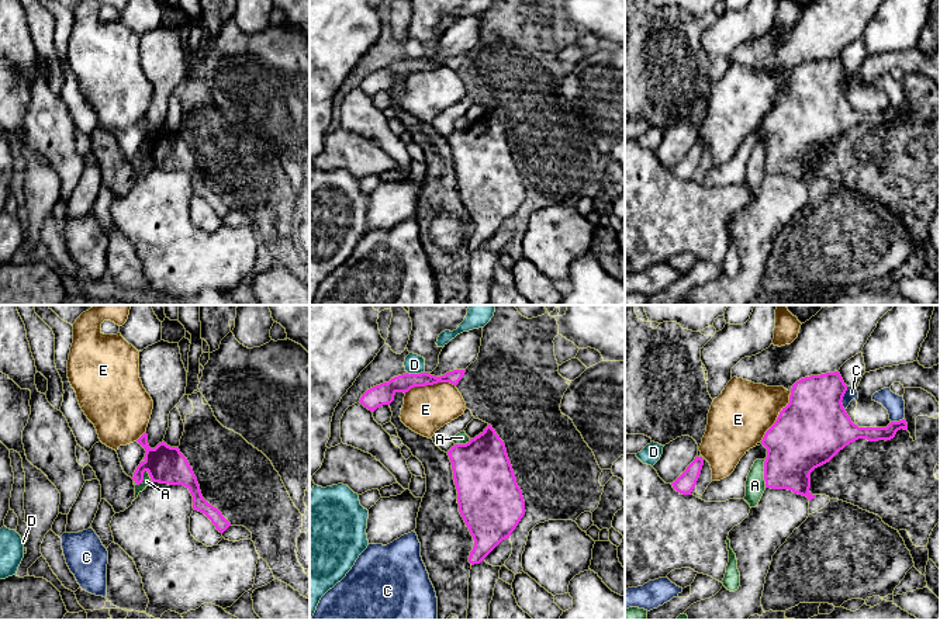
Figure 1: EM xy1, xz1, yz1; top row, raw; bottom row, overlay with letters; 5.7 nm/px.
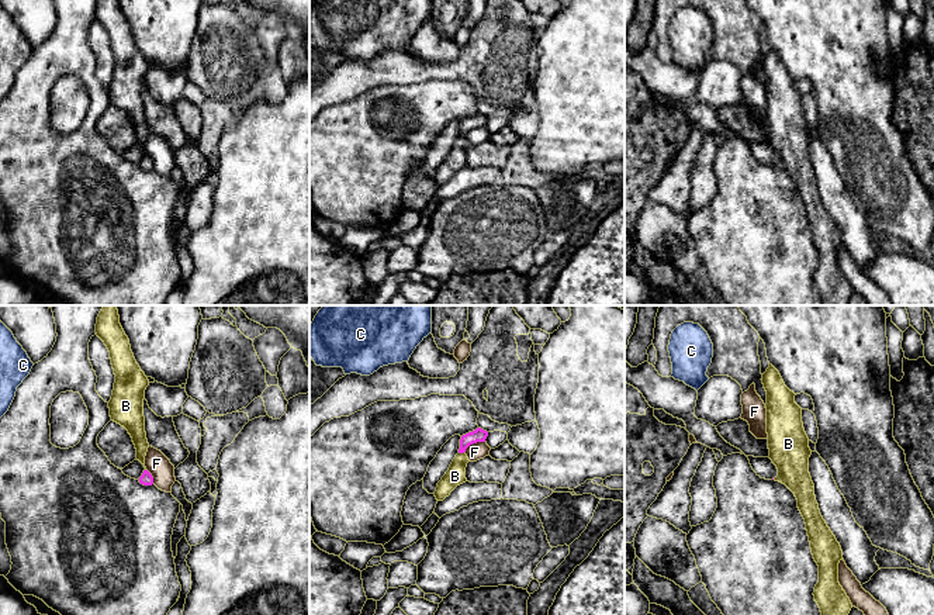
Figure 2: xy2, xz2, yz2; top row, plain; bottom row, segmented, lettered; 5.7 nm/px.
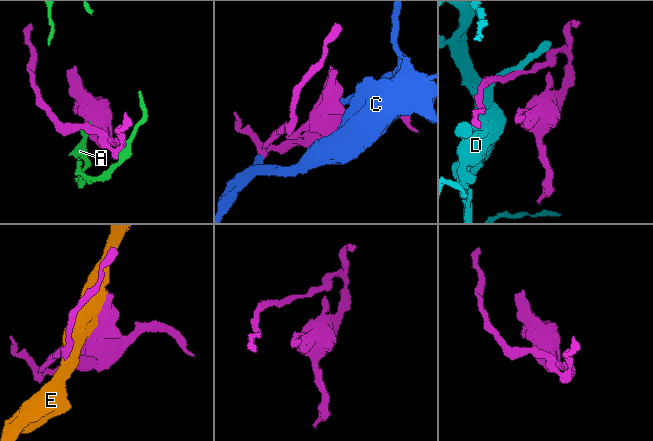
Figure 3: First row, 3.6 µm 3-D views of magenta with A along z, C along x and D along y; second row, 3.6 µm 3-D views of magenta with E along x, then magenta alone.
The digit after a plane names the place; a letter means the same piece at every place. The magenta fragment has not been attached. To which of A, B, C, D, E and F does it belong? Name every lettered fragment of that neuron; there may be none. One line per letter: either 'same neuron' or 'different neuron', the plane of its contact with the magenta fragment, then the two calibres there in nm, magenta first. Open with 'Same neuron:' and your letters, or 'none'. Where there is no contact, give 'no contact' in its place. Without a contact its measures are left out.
Same neuron: B
A: different neuron; contact in xy1; calibres 220 and 50 nm
B: same neuron; contact in xz2; calibres 80 and 110 nm
C: different neuron; contact in yz1; calibres 400 and 70 nm
D: different neuron; contact in xz1; calibres 120 and 110 nm
E: different neuron; contact in yz1; calibres 400 and 340 nm
F: different neuron; contact in xz2; calibres 80 and 100 nm

